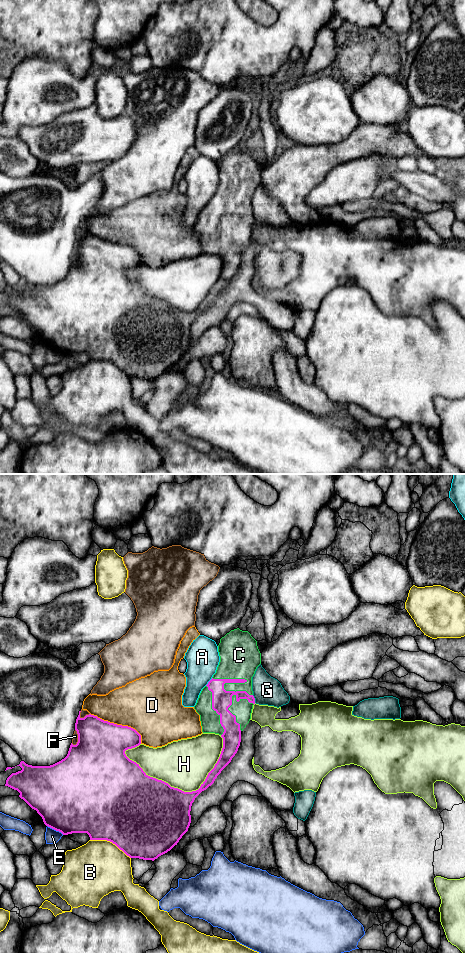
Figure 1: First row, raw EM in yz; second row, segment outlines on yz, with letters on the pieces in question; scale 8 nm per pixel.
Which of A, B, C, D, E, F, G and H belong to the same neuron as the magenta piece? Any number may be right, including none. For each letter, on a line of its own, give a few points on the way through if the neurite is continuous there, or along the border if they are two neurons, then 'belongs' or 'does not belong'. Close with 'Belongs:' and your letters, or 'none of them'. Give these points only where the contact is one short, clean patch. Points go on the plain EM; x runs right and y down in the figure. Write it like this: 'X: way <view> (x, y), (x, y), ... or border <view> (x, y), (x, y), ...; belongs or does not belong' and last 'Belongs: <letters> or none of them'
A: does not belong
B: does not belong
C: belongs
D: does not belong
E: does not belong
F: does not belong
G: does not belong
H: does not belong
Belongs: C

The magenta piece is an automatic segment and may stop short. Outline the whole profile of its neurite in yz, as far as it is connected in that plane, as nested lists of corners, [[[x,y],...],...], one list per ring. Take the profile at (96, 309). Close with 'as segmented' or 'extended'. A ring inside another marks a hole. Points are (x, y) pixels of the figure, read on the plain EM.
[[[237,148],[231,150],[229,153],[227,153],[224,157],[220,159],[220,163],[218,165],[218,172],[220,176],[220,182],[217,187],[216,193],[213,195],[212,199],[208,202],[208,204],[202,209],[197,223],[194,226],[194,229],[200,235],[202,252],[219,254],[223,258],[223,268],[217,283],[215,284],[214,288],[208,293],[205,301],[201,304],[198,310],[192,312],[184,312],[178,308],[171,307],[168,303],[162,300],[158,300],[156,298],[148,296],[139,286],[139,284],[130,280],[125,274],[126,270],[135,268],[141,264],[141,255],[135,249],[128,246],[117,245],[108,241],[104,241],[98,238],[97,236],[91,234],[86,235],[84,238],[81,238],[81,231],[79,231],[79,235],[75,243],[75,250],[78,254],[78,262],[76,265],[73,265],[71,263],[68,274],[64,279],[50,286],[32,286],[26,284],[24,281],[21,281],[20,284],[17,286],[20,286],[22,290],[16,293],[12,293],[7,298],[5,306],[17,310],[20,313],[19,317],[23,319],[32,329],[37,331],[37,333],[42,337],[43,342],[46,346],[61,352],[63,355],[68,355],[72,353],[87,353],[90,357],[90,360],[107,360],[112,362],[130,378],[139,378],[143,380],[154,381],[159,376],[167,373],[175,365],[177,365],[182,356],[188,351],[188,348],[191,343],[191,326],[195,318],[202,311],[206,310],[209,306],[214,303],[217,296],[231,282],[232,278],[237,273],[241,262],[241,252],[249,243],[251,239],[253,225],[255,224],[255,218],[253,216],[252,211],[252,197],[254,196],[257,187],[261,184],[261,173],[258,169],[257,161],[251,156],[248,151],[242,151]]] | extended

